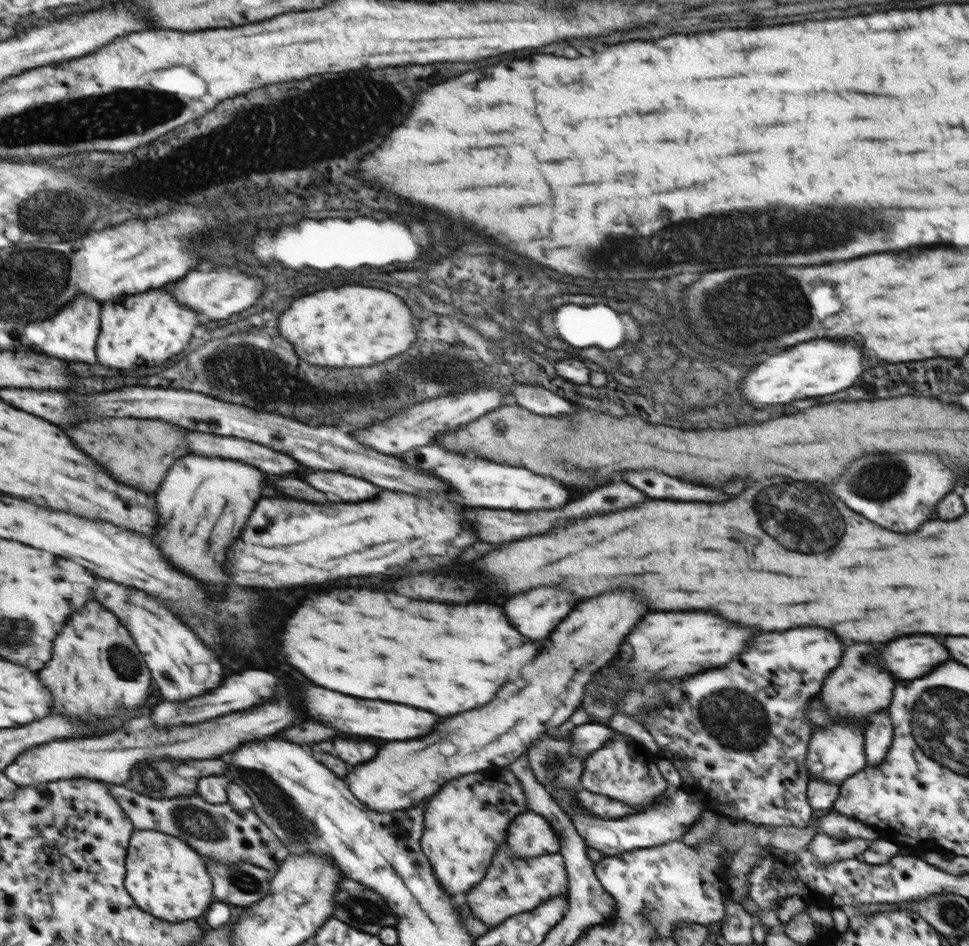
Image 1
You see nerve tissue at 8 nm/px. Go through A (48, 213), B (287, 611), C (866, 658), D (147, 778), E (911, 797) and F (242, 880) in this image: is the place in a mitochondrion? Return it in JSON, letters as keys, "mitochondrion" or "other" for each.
{"A":"mitochondrion","B":"other","C":"other","D":"mitochondrion","E":"other","F":"mitochondrion"}

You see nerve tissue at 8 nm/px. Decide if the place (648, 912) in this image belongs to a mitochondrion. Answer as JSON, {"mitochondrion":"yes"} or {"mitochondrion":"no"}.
{"mitochondrion":"yes"}

